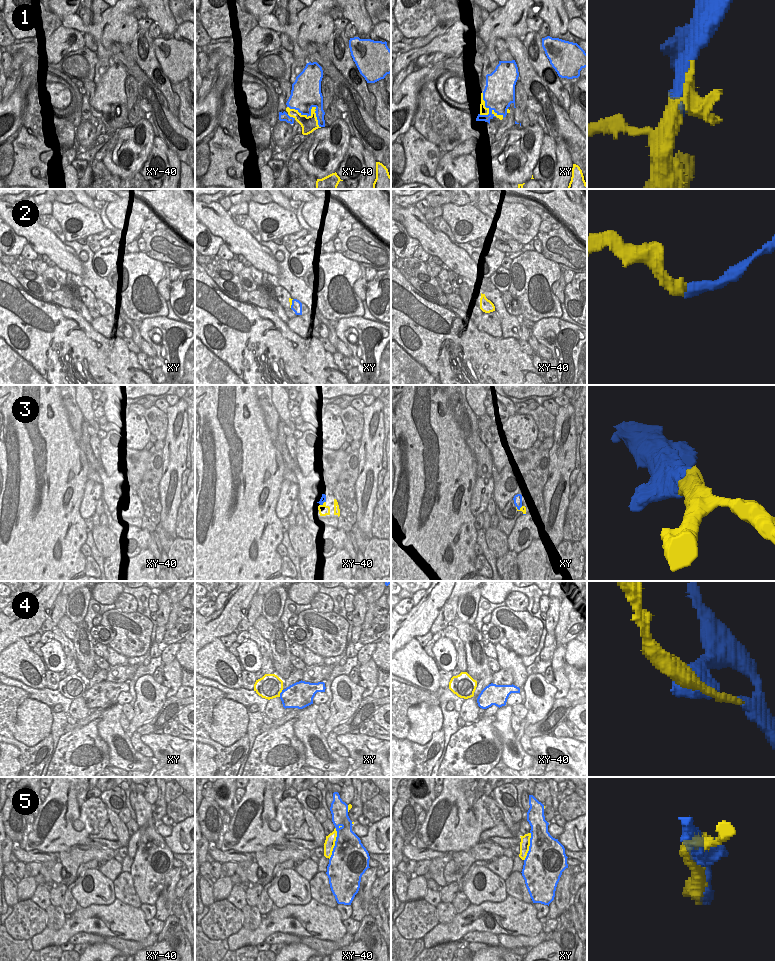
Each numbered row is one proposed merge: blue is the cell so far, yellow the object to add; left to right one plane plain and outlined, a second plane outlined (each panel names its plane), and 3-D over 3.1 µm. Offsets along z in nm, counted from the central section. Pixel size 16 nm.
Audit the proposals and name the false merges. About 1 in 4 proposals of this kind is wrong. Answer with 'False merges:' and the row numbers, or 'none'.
False merges: 5

